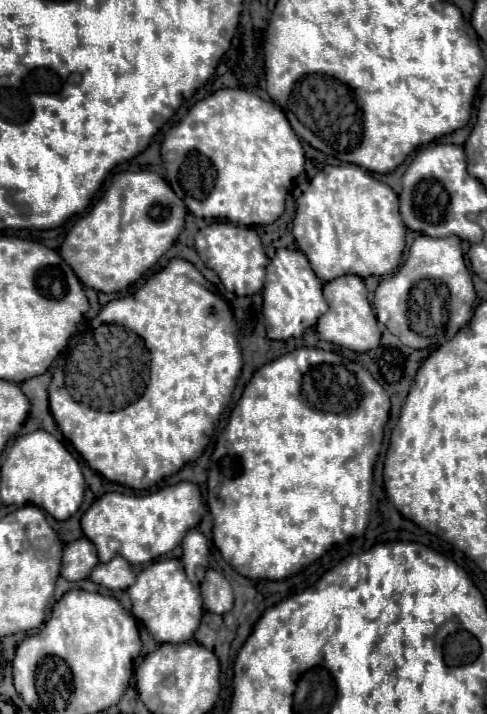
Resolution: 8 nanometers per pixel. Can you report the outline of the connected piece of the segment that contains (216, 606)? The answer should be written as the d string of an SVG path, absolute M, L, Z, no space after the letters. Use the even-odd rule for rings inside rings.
M208 570L200 588L202 588L202 598L204 598L204 610L214 612L214 614L226 614L232 610L234 606L232 586L220 572Z

